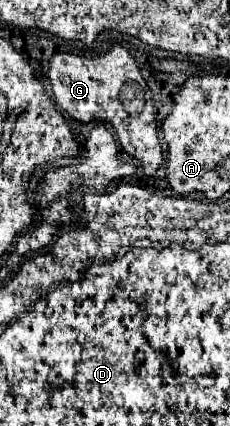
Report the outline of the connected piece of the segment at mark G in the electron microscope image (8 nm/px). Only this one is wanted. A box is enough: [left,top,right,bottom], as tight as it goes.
[49,45,161,175]

